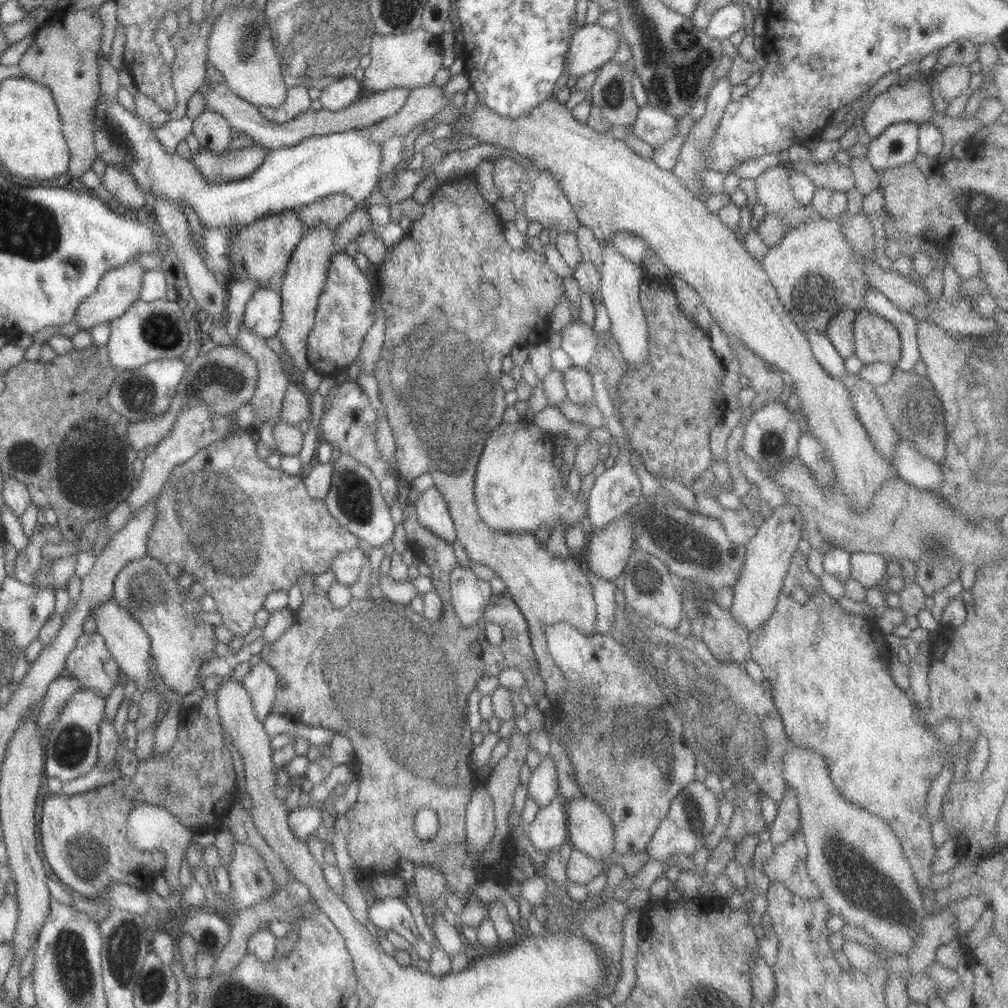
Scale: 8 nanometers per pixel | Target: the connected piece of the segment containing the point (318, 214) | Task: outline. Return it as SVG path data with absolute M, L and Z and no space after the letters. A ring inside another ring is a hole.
M333 194L298 208L295 213L305 228L313 224L322 224L333 231L356 207L357 203L353 202L352 198L344 194Z

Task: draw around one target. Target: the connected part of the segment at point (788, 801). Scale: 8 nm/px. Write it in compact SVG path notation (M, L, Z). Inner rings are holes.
M786 787L783 797L777 803L776 814L769 828L769 840L772 842L772 844L778 845L781 843L787 843L788 840L792 840L793 833L798 829L798 820L799 809L797 795L792 788Z

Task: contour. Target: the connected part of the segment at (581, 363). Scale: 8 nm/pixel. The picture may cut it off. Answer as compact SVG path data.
M579 320L561 329L560 348L571 359L571 367L584 369L598 343L594 330Z

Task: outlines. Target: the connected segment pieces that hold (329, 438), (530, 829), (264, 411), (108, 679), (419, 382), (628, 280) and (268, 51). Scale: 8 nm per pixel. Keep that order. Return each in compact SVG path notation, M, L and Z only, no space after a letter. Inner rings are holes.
M344 381L338 384L335 382L324 400L329 400L329 405L326 406L328 409L325 415L320 417L317 431L321 432L325 442L332 447L337 446L339 453L349 456L371 472L377 481L383 501L387 507L391 507L391 503L395 501L395 493L397 493L397 478L389 466L389 461L381 458L381 453L378 451L376 445L377 413L370 408L366 394L356 382Z
M558 797L538 807L533 820L525 824L524 833L537 852L557 849L566 839L564 801Z
M241 325L239 333L237 333L237 339L233 341L234 345L239 346L249 358L255 361L256 383L248 403L253 408L255 416L253 424L256 428L261 427L266 420L270 420L273 425L278 421L282 400L290 380L286 370L283 369L283 364L279 361L279 355L265 345L264 339L260 336L255 336L252 332L247 332L244 326Z
M83 633L75 641L73 650L69 652L64 662L64 674L72 676L78 684L77 690L92 690L102 698L107 698L111 688L117 682L120 670L105 648L104 640L96 633Z
M473 170L469 172L465 171L465 176L457 176L457 180L445 180L445 184L439 184L437 182L435 188L430 192L428 199L421 205L421 216L411 223L410 231L401 237L397 243L388 246L384 254L385 258L383 258L383 262L375 266L375 278L377 279L377 288L380 294L380 308L384 314L385 326L384 341L381 343L381 350L378 352L377 362L373 365L372 376L376 379L380 403L384 409L384 415L386 416L386 421L391 429L394 440L395 468L397 468L399 477L405 479L408 484L411 484L411 482L421 474L426 473L431 476L432 487L441 494L447 512L449 512L449 516L451 517L457 542L463 547L470 560L473 560L473 562L477 564L487 566L487 568L490 568L494 574L503 581L508 598L513 601L517 609L519 609L519 612L521 612L521 615L523 615L523 620L527 623L528 628L528 647L534 654L534 659L538 666L538 675L544 684L544 697L558 712L564 714L564 716L572 716L572 719L568 722L568 728L570 728L571 732L574 732L574 736L582 736L585 729L583 728L584 722L588 722L588 720L593 718L595 714L594 707L596 707L596 705L593 704L592 696L587 691L576 701L570 701L568 699L566 680L546 651L544 628L556 623L565 622L573 628L576 628L579 632L584 633L585 636L591 636L597 633L595 628L595 606L591 594L592 588L587 581L587 571L584 569L579 558L571 557L570 555L567 557L556 556L548 551L546 546L539 546L539 544L535 542L533 533L519 532L519 534L515 534L515 532L513 532L509 534L495 532L495 530L487 528L477 516L473 498L477 459L480 458L482 446L487 440L487 437L494 429L497 429L498 424L502 422L501 416L506 407L504 403L505 391L498 385L498 378L502 373L500 370L501 361L505 356L509 355L513 346L528 348L531 345L541 344L546 341L546 336L549 333L547 330L549 311L555 306L560 296L564 294L564 288L561 284L562 278L556 276L549 270L544 255L535 253L527 246L523 247L520 251L515 251L509 247L509 244L505 242L505 236L502 233L502 222L499 216L496 215L497 212L493 210L491 204L481 198L475 185ZM479 282L491 282L491 284L495 286L494 289L497 290L497 296L499 296L498 305L495 308L487 309L485 314L479 312L479 300L477 300Z
M600 243L601 249L601 267L600 281L598 291L600 294L600 302L608 316L610 327L608 328L620 355L624 358L624 363L632 363L637 369L641 365L646 364L648 357L647 329L646 320L640 307L638 299L639 285L643 276L641 266L633 264L623 258L613 245L605 245Z
M253 2L227 8L213 22L207 38L206 63L229 87L229 90L256 107L275 108L284 101L287 87L280 71L279 58L275 55L271 34L265 24L263 10L252 8Z

